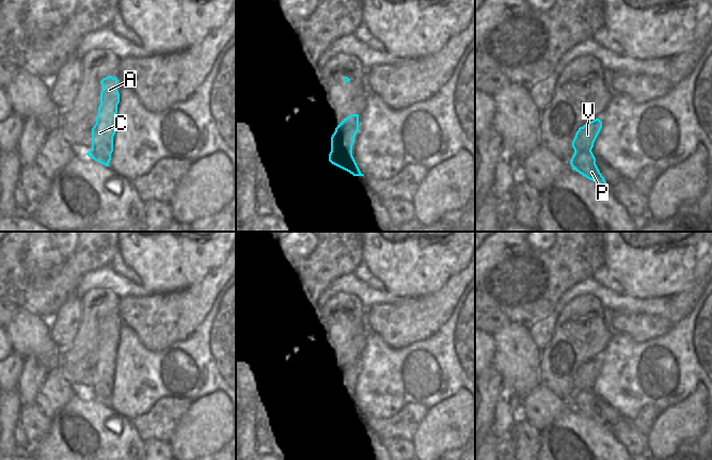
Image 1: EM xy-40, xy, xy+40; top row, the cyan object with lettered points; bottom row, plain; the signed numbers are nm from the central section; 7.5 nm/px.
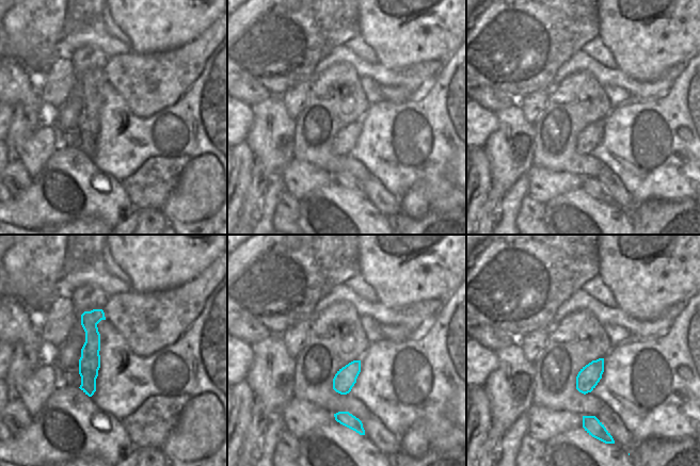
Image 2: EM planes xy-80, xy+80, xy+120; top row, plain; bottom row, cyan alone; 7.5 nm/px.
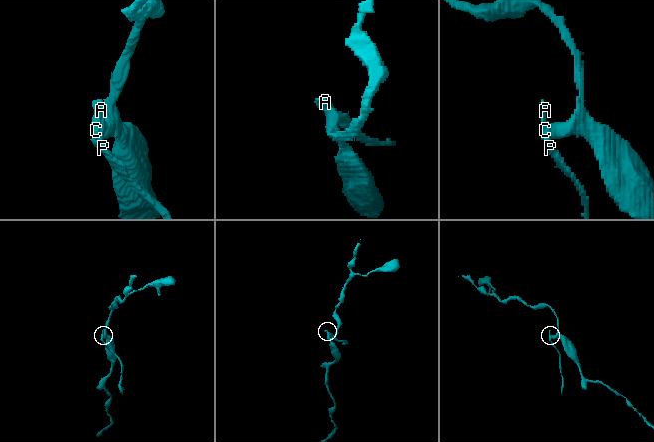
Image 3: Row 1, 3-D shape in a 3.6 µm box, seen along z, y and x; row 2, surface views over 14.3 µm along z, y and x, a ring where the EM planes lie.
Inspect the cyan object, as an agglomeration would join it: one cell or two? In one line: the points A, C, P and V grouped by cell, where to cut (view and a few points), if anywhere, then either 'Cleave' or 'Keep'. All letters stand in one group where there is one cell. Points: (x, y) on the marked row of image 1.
Groups: A C P / V. Split along xy+40 (590, 149), (574, 153). Cleave.

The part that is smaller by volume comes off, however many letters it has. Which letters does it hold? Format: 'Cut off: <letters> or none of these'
Cut off: A, C, P

